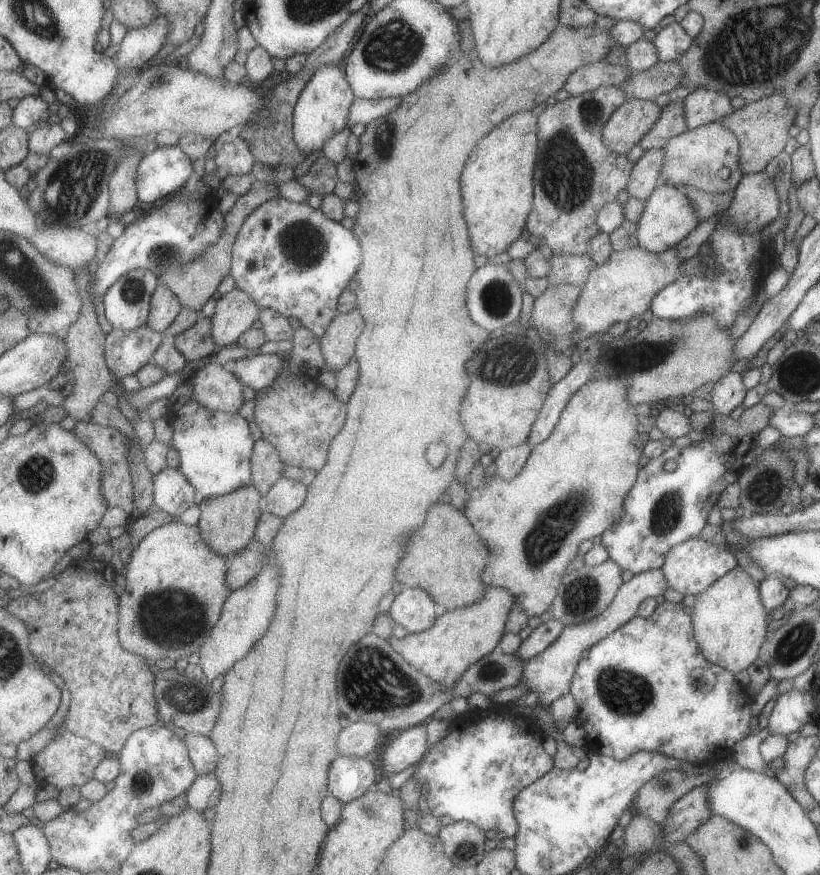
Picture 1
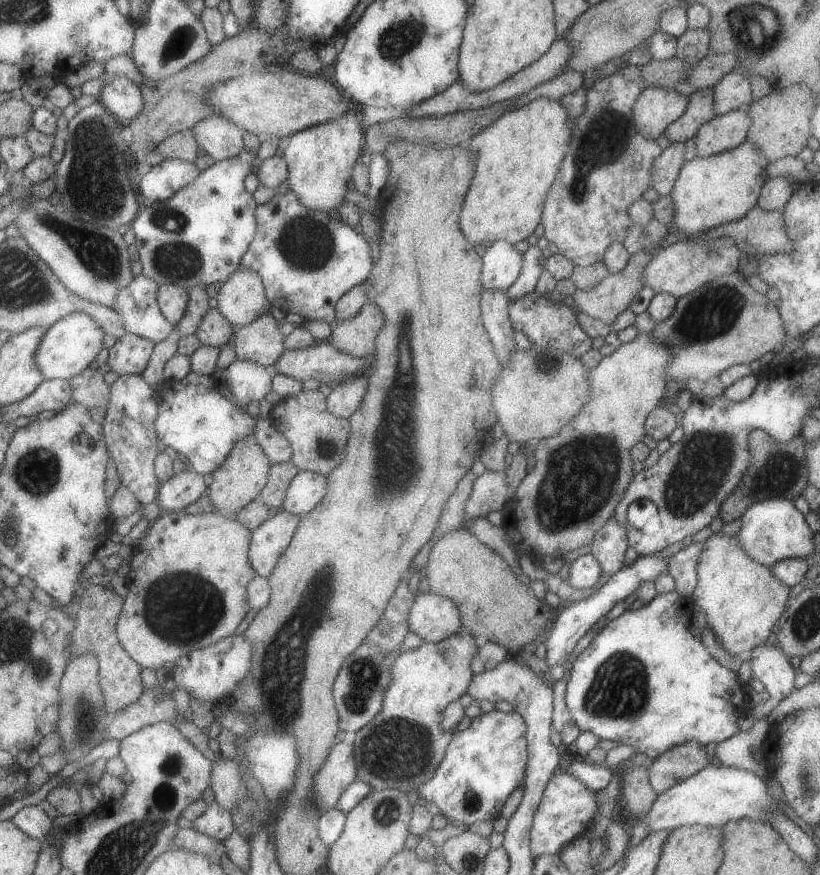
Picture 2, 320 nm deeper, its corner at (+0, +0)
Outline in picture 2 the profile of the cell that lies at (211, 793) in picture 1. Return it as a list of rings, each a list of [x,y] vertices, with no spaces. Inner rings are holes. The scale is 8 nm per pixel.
[[[213,802],[203,816],[197,817],[193,828],[223,843],[235,832],[236,821],[229,809],[223,808],[218,802]]]

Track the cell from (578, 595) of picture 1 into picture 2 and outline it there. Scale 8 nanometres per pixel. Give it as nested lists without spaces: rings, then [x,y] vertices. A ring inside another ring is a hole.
[[[611,518],[596,532],[590,544],[590,553],[599,561],[606,572],[606,578],[623,565],[623,554],[628,542],[625,527]]]

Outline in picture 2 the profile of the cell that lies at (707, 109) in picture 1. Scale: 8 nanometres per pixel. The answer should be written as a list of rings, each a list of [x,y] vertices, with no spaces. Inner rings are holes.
[[[731,70],[722,76],[712,87],[714,111],[716,115],[747,108],[752,102],[749,79],[739,72]]]

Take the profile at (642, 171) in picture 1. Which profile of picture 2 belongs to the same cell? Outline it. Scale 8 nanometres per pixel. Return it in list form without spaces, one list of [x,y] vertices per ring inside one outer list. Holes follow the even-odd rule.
[[[669,143],[653,161],[651,176],[652,188],[659,195],[670,194],[678,172],[685,162],[683,159],[684,143]]]

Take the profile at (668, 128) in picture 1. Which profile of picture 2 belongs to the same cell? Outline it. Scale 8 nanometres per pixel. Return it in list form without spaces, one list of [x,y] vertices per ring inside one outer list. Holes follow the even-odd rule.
[[[712,87],[697,89],[691,93],[685,112],[671,122],[663,134],[671,143],[684,143],[695,136],[698,128],[716,115],[713,99]]]

